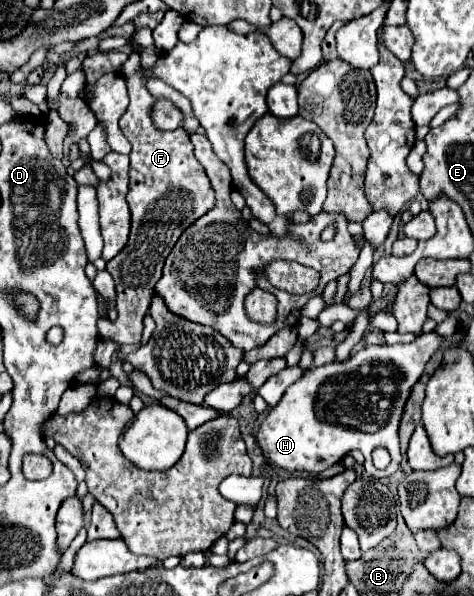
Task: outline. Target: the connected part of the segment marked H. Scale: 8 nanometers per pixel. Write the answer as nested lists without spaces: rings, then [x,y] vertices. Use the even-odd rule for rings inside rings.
[[[430,332],[430,334],[418,336],[410,344],[392,344],[392,346],[390,344],[382,344],[382,346],[366,344],[362,350],[358,350],[344,362],[334,360],[330,364],[306,370],[304,378],[300,378],[292,386],[288,386],[282,400],[274,408],[268,410],[258,432],[254,434],[258,446],[262,448],[262,456],[264,456],[262,468],[286,468],[286,472],[290,472],[290,474],[308,472],[308,474],[316,476],[316,474],[324,472],[326,468],[330,468],[332,464],[338,464],[352,450],[360,450],[366,458],[366,462],[364,462],[366,472],[372,478],[380,480],[380,478],[392,476],[400,468],[400,462],[402,462],[398,428],[400,428],[400,420],[404,414],[404,406],[410,398],[414,384],[424,374],[426,362],[436,352],[440,342],[442,342],[442,338],[434,332]],[[376,446],[388,448],[388,452],[392,456],[392,462],[384,470],[374,468],[374,464],[372,464],[370,454]]]

